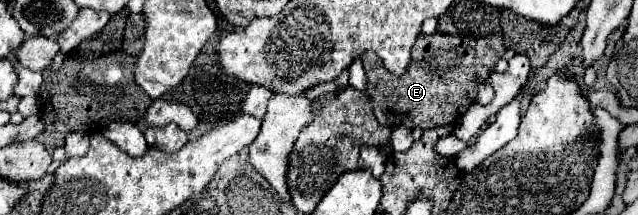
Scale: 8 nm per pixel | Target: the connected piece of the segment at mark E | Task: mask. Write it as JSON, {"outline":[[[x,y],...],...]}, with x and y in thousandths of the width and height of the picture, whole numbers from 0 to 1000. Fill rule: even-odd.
{"outline":[[[687,144],[677,163],[658,153],[646,219],[646,284],[630,358],[611,349],[586,237],[567,247],[564,274],[577,349],[574,433],[583,451],[592,572],[608,591],[636,581],[639,600],[674,600],[721,553],[746,470],[749,405],[765,367],[790,237],[793,219],[784,153],[759,172],[712,172]]]}

